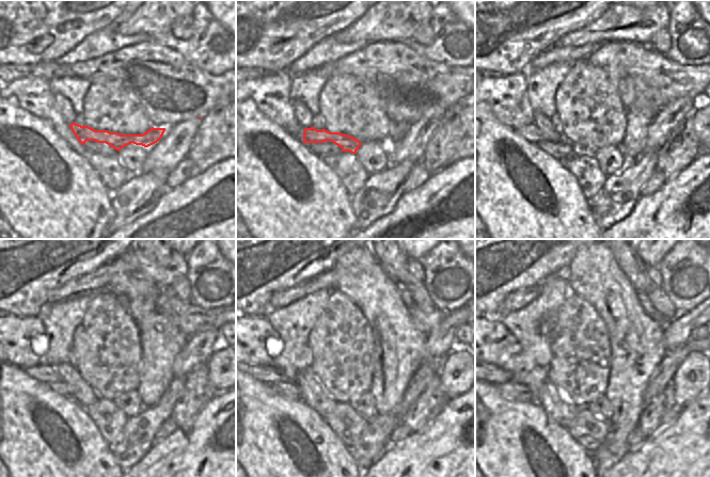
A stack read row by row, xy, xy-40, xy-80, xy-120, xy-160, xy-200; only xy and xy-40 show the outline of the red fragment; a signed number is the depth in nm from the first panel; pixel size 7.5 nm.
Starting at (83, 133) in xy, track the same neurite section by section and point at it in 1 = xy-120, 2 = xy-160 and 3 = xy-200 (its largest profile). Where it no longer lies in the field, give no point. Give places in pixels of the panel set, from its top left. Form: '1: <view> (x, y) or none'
1: xy-120 (48, 374)
2: xy-160 (267, 375)
3: xy-200 (496, 375)

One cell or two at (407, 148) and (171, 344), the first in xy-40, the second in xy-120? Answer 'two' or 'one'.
two

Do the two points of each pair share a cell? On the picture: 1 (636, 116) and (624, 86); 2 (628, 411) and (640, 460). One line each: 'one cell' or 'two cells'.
1: one cell
2: two cells

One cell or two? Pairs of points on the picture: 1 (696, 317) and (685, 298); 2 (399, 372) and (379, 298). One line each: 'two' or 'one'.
1: two
2: one

